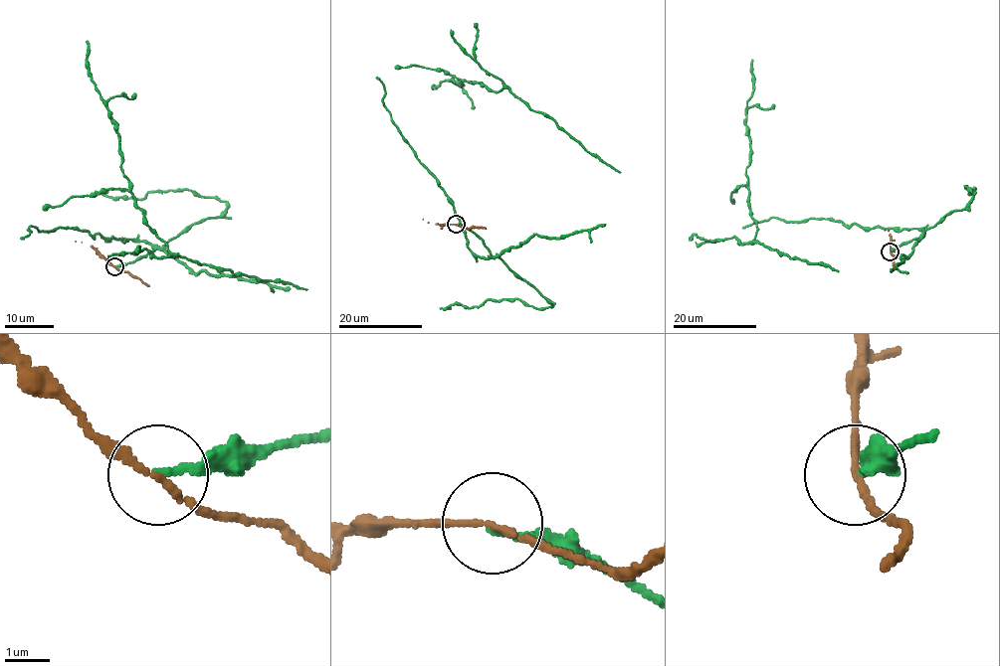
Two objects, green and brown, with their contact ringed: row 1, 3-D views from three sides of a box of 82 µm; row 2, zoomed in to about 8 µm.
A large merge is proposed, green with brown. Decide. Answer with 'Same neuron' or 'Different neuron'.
Different neuron

